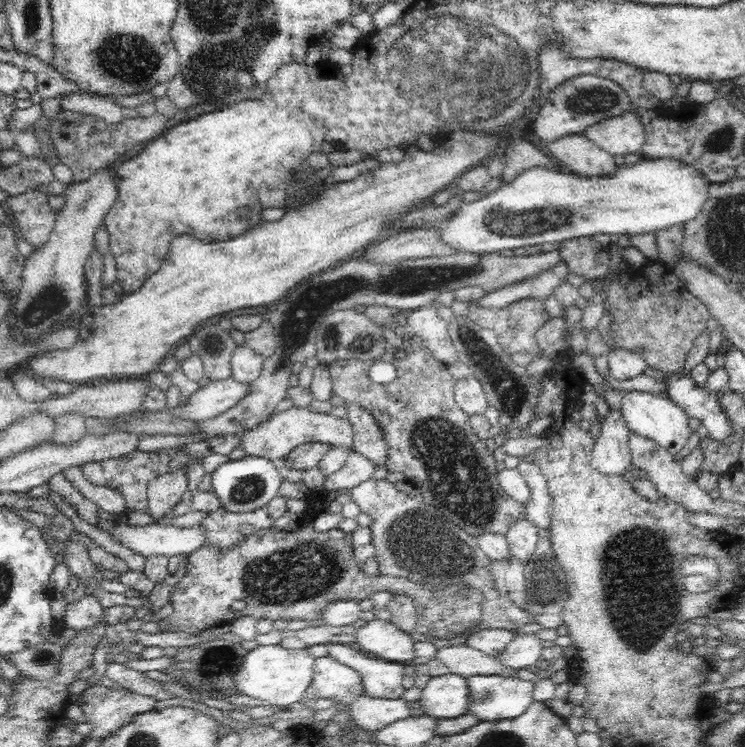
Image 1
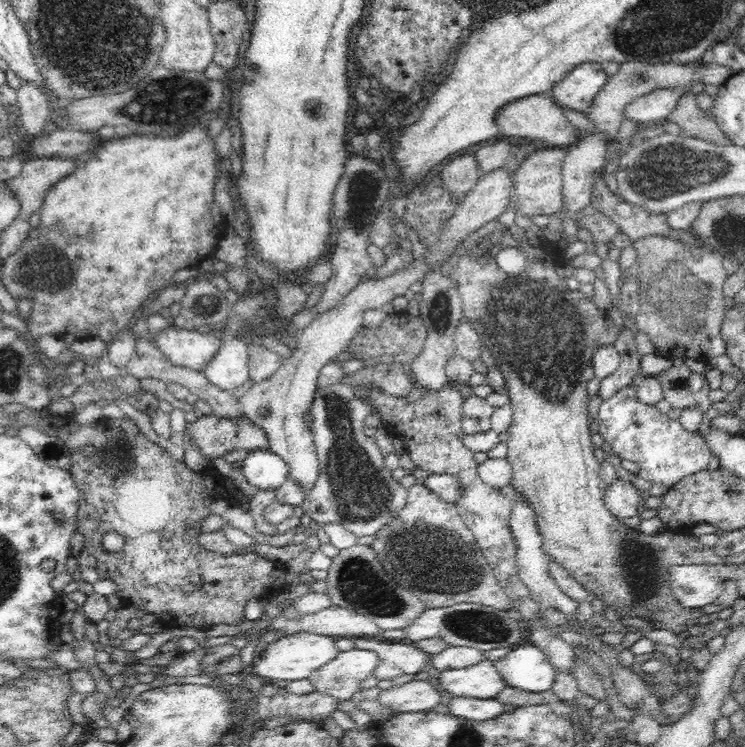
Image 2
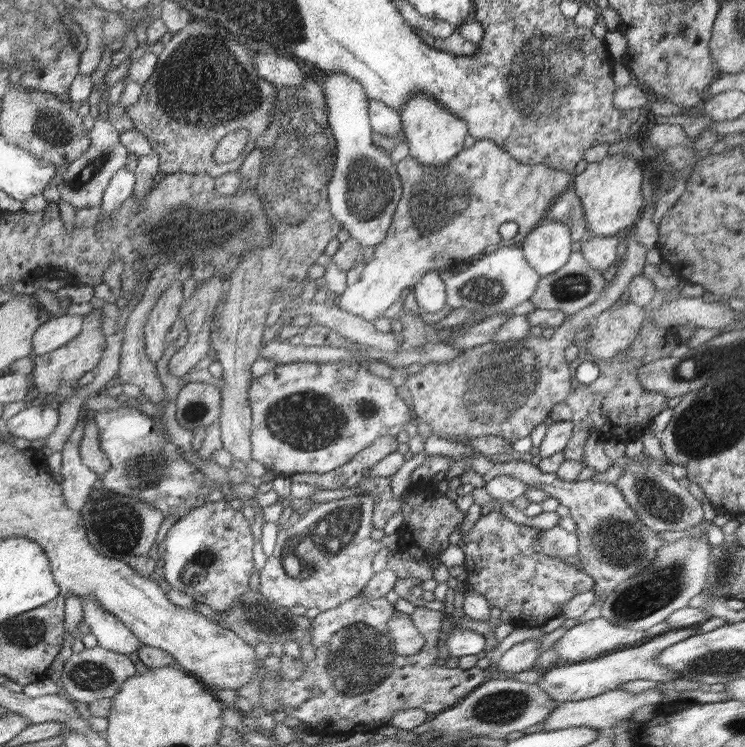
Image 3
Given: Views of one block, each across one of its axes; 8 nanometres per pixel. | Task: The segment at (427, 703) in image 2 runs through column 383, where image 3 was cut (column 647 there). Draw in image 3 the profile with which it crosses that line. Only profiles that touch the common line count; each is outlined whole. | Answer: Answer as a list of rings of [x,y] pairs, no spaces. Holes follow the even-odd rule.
[[[659,687],[648,689],[642,693],[632,694],[622,688],[608,691],[594,698],[587,698],[581,701],[564,701],[556,709],[552,710],[544,719],[542,731],[566,730],[566,728],[594,728],[594,730],[611,731],[624,721],[630,721],[632,714],[645,704],[657,705],[661,702]]]

